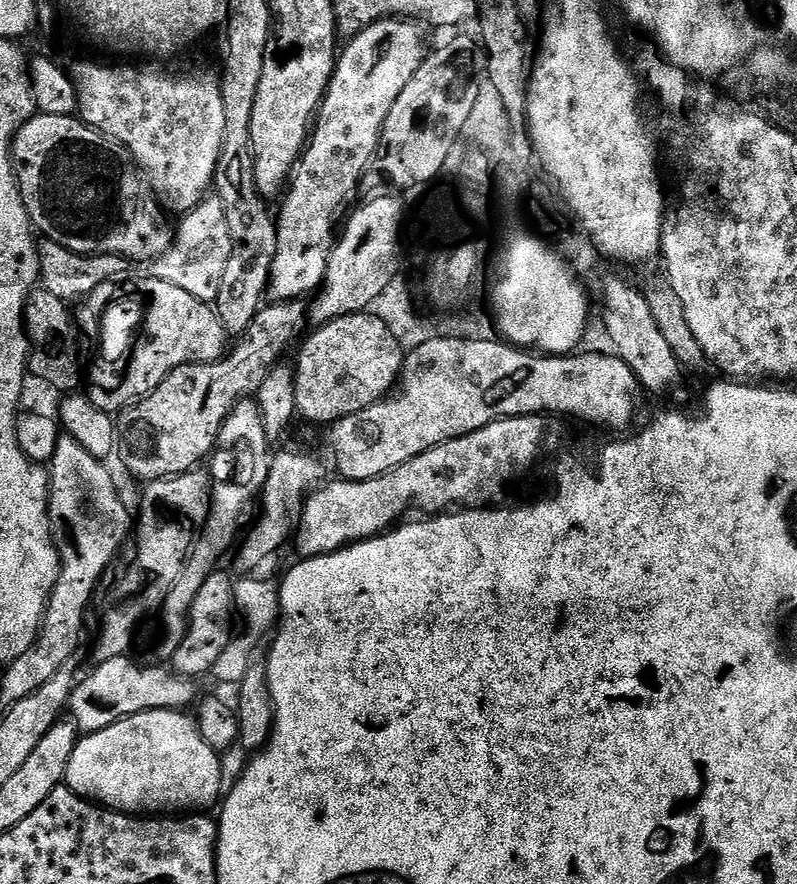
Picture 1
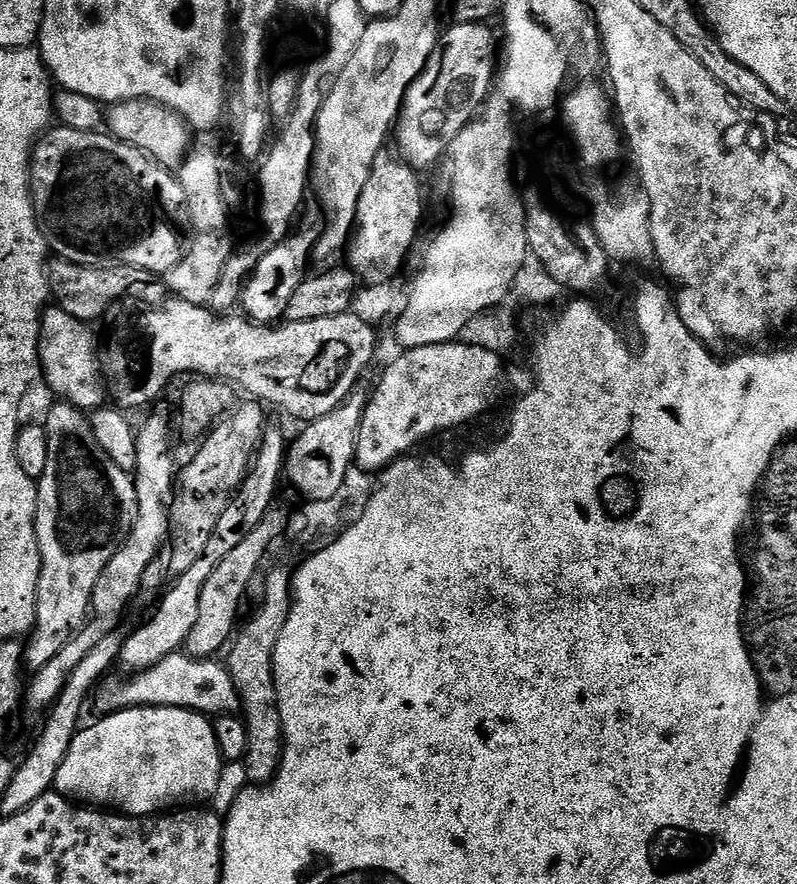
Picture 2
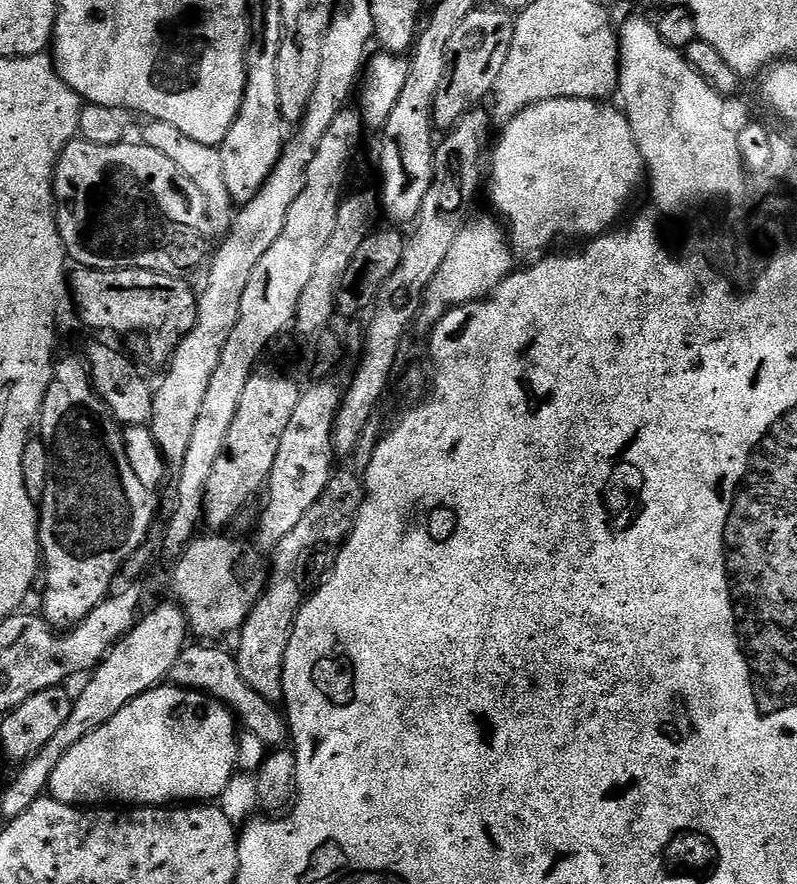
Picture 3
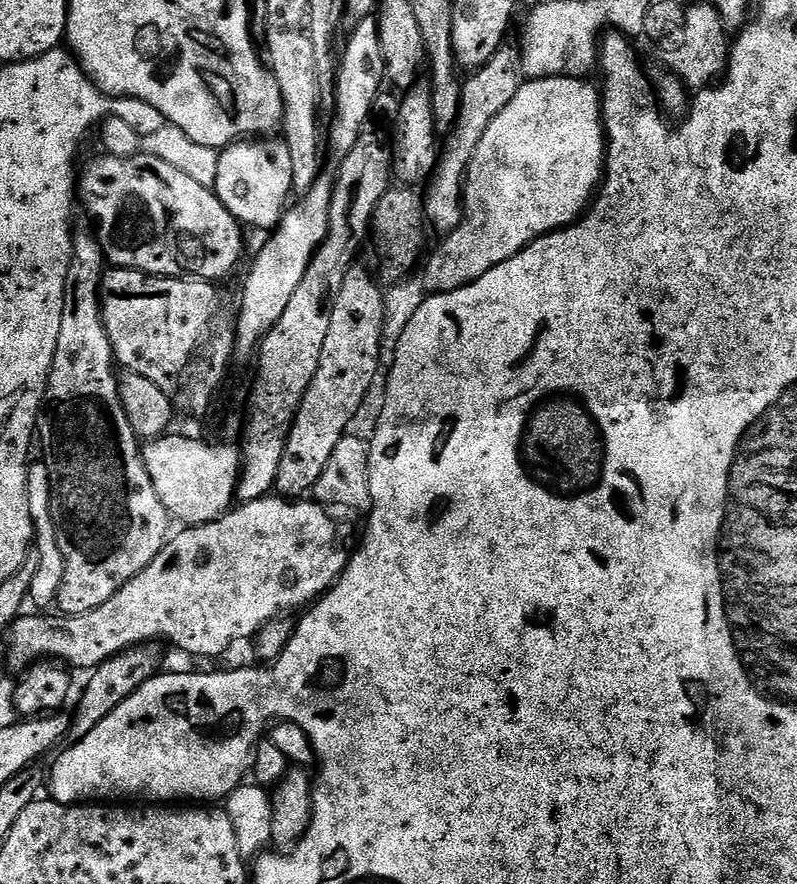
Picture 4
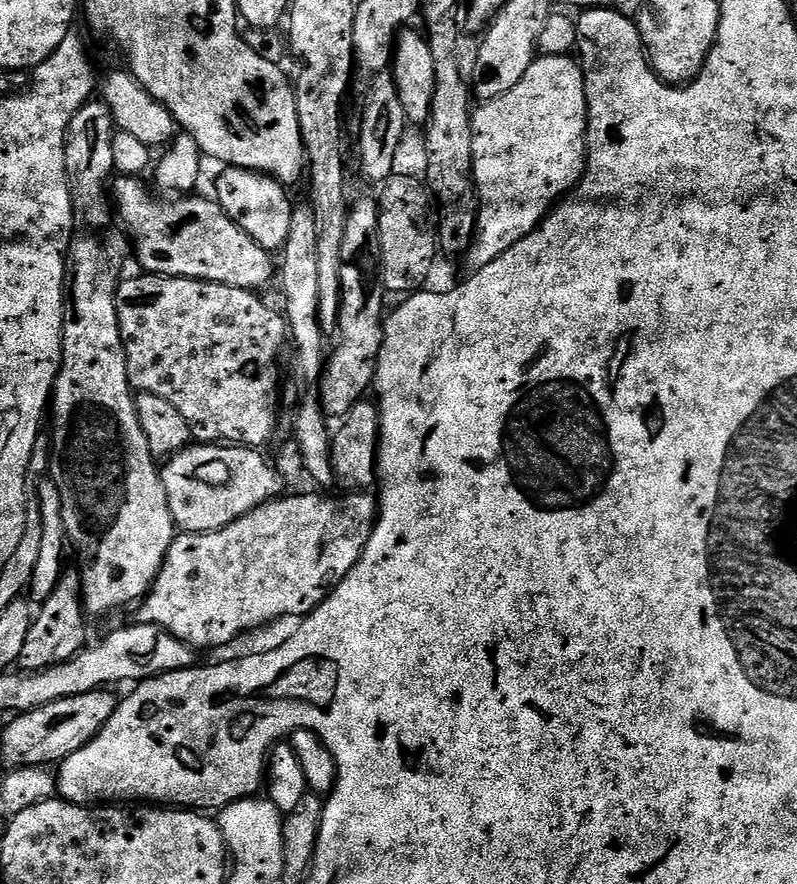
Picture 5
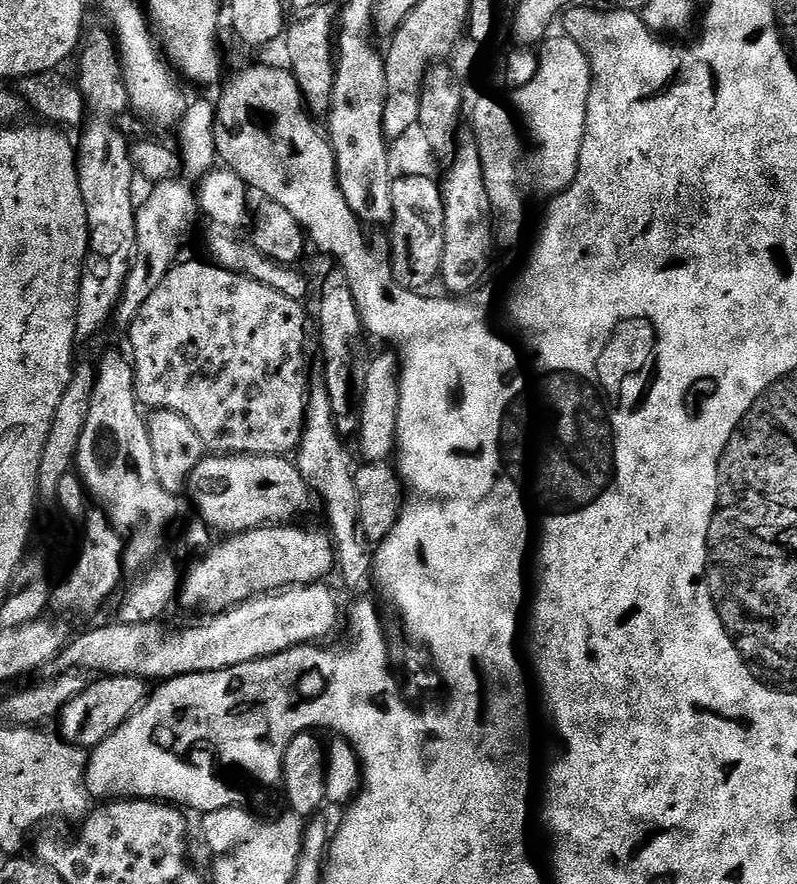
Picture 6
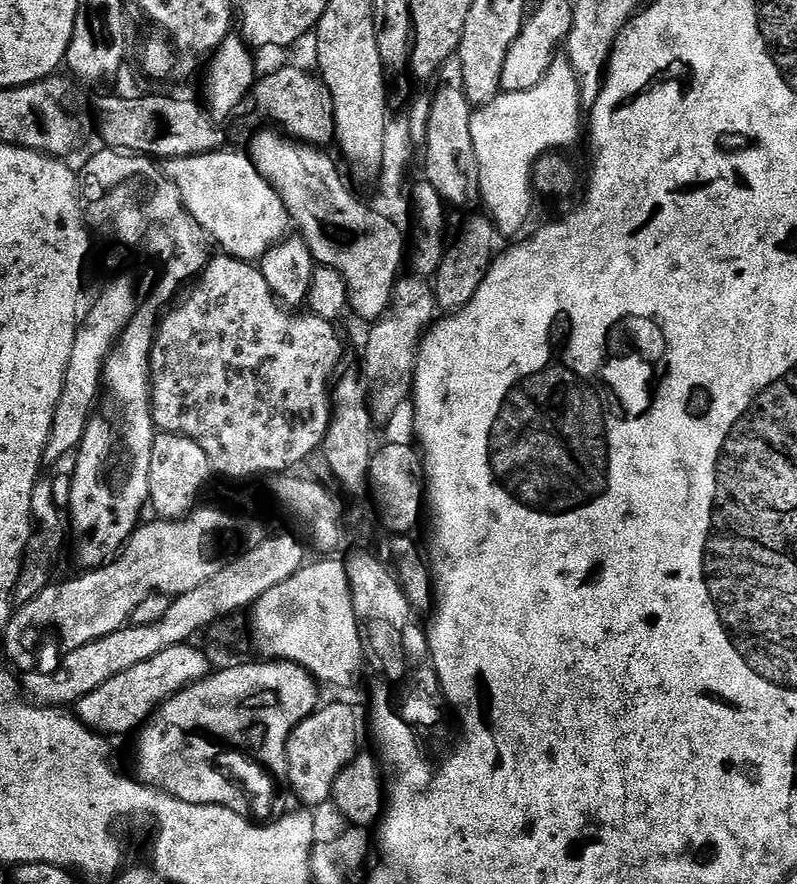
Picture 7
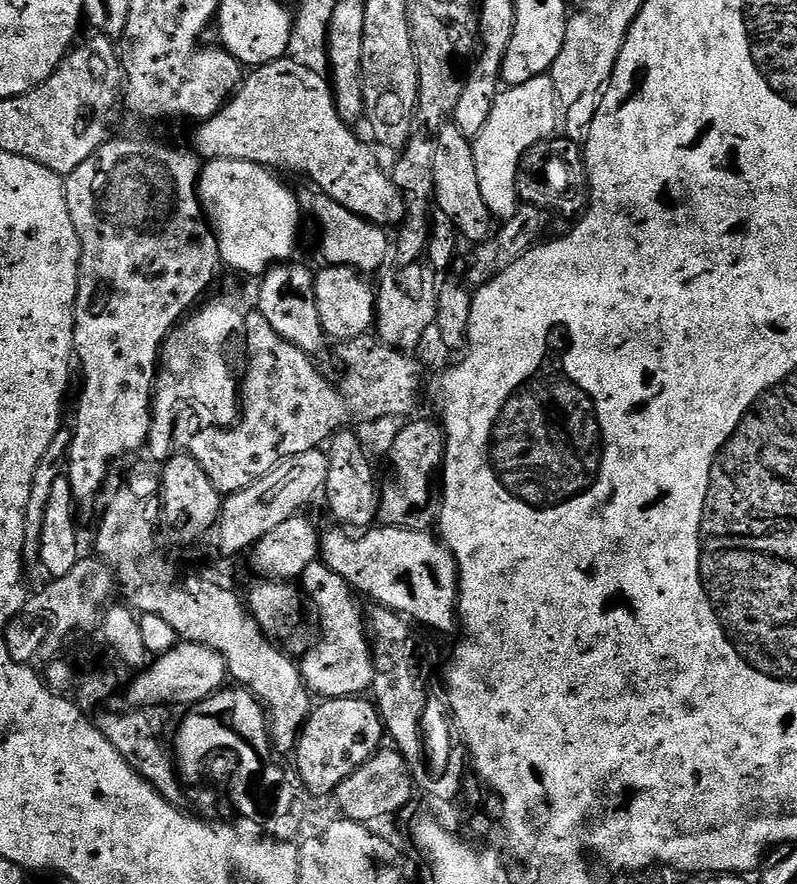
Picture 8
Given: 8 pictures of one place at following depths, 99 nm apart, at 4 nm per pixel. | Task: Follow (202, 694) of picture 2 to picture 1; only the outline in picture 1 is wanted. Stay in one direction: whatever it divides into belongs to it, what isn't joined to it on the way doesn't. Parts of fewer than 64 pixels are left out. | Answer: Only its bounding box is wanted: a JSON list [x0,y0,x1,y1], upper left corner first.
[67,655,198,733]

